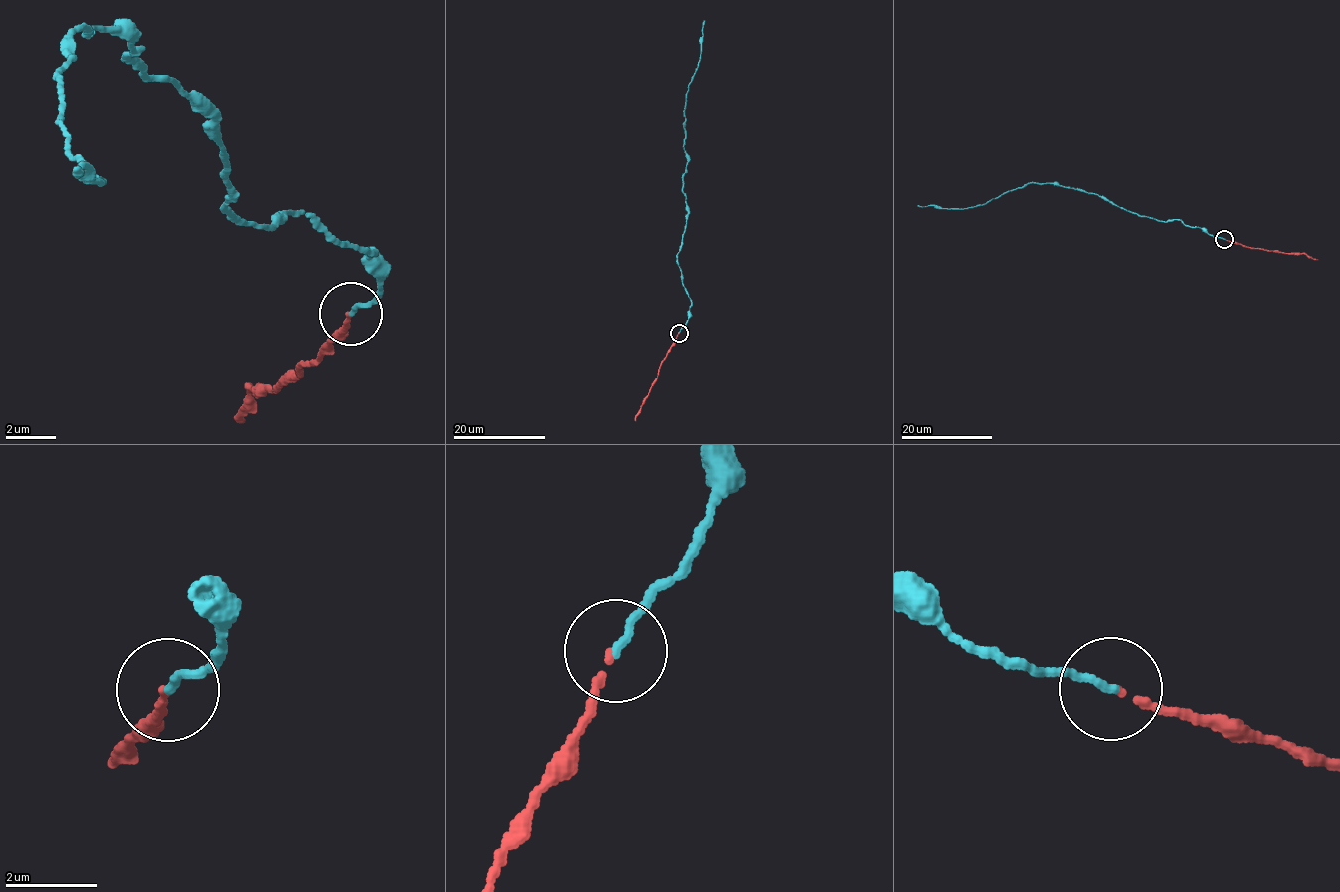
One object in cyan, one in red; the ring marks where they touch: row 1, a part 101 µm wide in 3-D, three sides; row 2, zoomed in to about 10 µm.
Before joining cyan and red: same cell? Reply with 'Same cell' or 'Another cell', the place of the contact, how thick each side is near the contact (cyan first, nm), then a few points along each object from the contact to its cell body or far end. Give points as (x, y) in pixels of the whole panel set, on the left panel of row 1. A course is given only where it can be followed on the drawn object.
Same cell. Place: (350, 314). Thickness 170 nm (cyan) against 140 nm. Course of cyan: (352, 312), (373, 253), (239, 225), (215, 117), (132, 40), (71, 32), (104, 185), (77, 170). Course of red: (346, 312), (346, 330), (311, 366), (279, 387), (252, 385), (236, 416), (242, 422)

